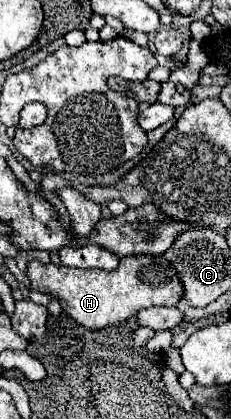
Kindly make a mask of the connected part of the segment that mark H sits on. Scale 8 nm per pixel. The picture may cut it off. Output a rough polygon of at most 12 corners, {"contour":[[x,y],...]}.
{"contour":[[164,257],[118,269],[30,261],[30,287],[78,325],[110,327],[176,305],[182,285]]}

